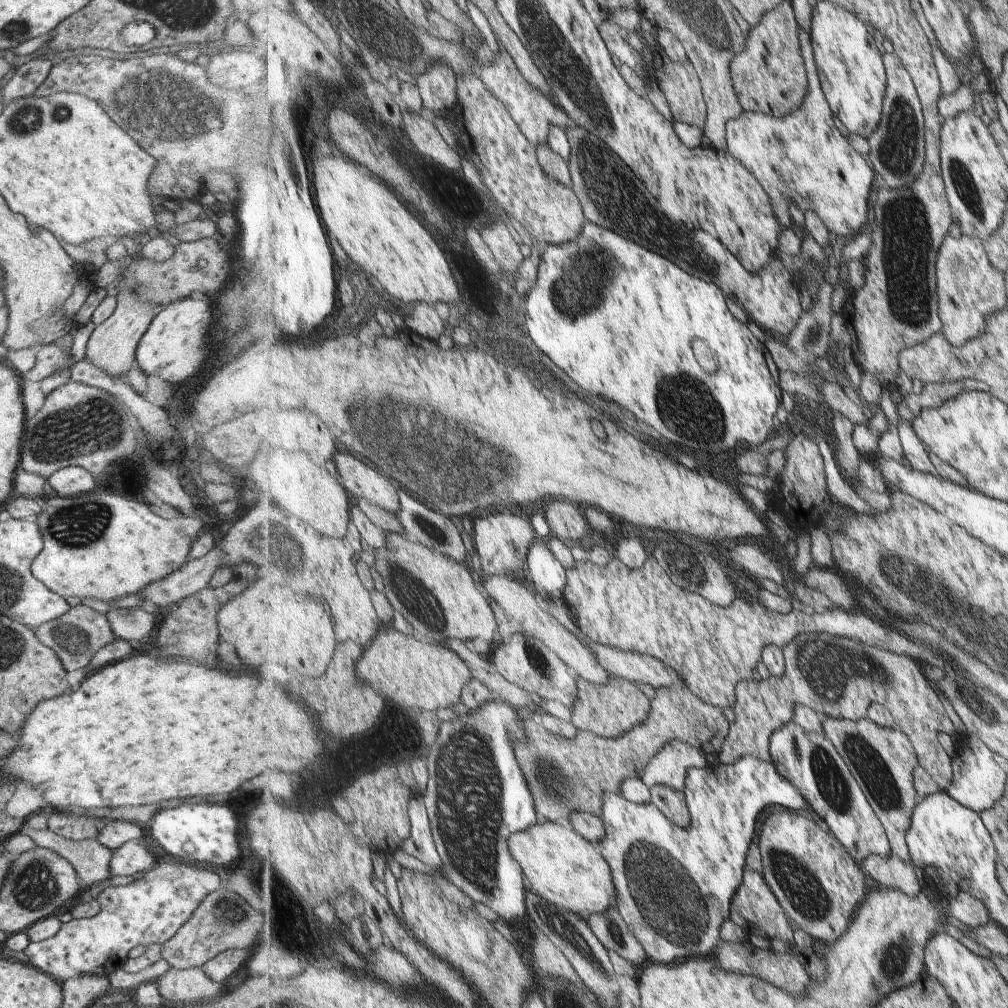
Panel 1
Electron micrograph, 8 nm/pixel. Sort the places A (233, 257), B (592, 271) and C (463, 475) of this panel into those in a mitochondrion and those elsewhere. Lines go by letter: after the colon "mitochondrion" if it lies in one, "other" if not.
A: other
B: mitochondrion
C: mitochondrion

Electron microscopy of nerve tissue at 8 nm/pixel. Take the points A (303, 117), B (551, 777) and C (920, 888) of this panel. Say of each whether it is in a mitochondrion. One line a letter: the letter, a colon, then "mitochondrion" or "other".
A: other
B: mitochondrion
C: other

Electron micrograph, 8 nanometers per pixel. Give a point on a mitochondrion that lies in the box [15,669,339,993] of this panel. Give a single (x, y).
(228, 912)

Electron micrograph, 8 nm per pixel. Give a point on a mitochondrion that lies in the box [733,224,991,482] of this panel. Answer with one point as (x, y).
(958, 263)

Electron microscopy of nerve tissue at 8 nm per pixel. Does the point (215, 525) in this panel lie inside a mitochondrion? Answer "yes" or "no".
no

